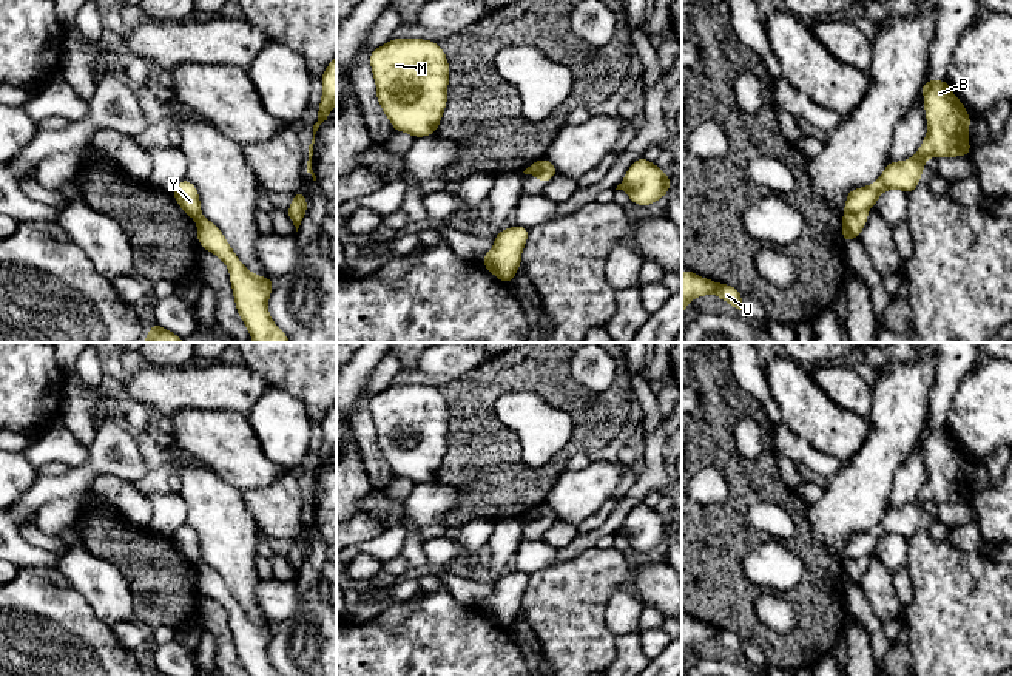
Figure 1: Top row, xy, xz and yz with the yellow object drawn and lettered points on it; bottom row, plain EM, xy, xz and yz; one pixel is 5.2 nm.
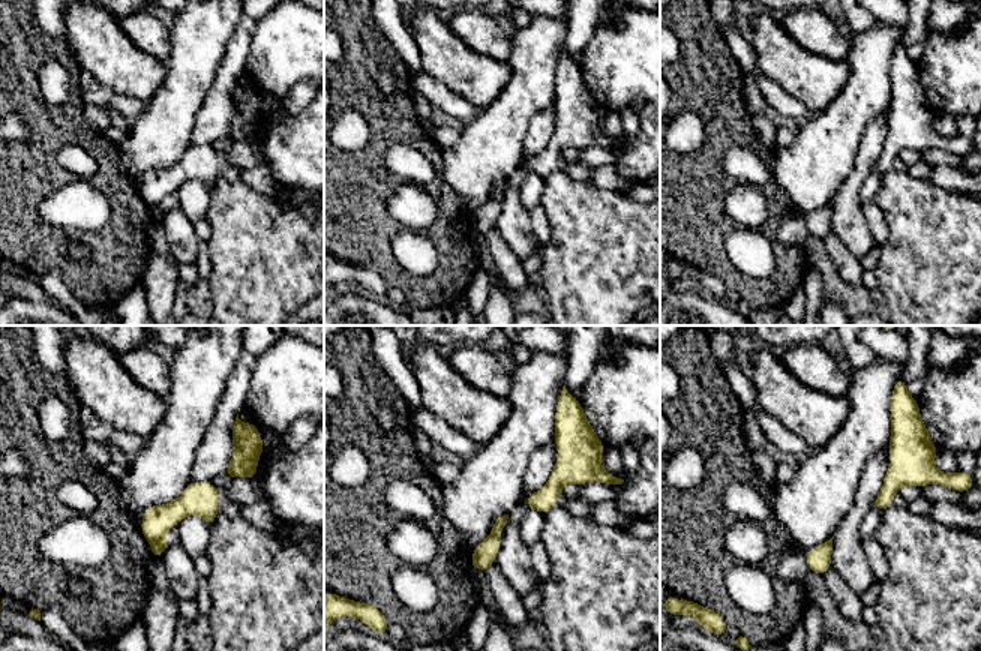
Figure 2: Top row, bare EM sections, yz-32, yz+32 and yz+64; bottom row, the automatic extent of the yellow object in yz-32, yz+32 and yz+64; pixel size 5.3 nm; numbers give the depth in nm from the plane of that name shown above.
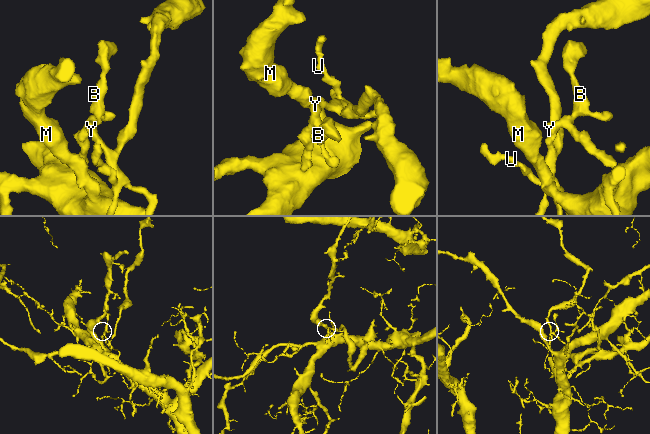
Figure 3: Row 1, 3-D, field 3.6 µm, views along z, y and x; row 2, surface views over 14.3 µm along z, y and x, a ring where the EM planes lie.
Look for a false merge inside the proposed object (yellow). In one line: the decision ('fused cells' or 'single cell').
fused cells

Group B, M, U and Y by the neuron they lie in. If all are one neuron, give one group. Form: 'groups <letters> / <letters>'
groups B M Y / U

